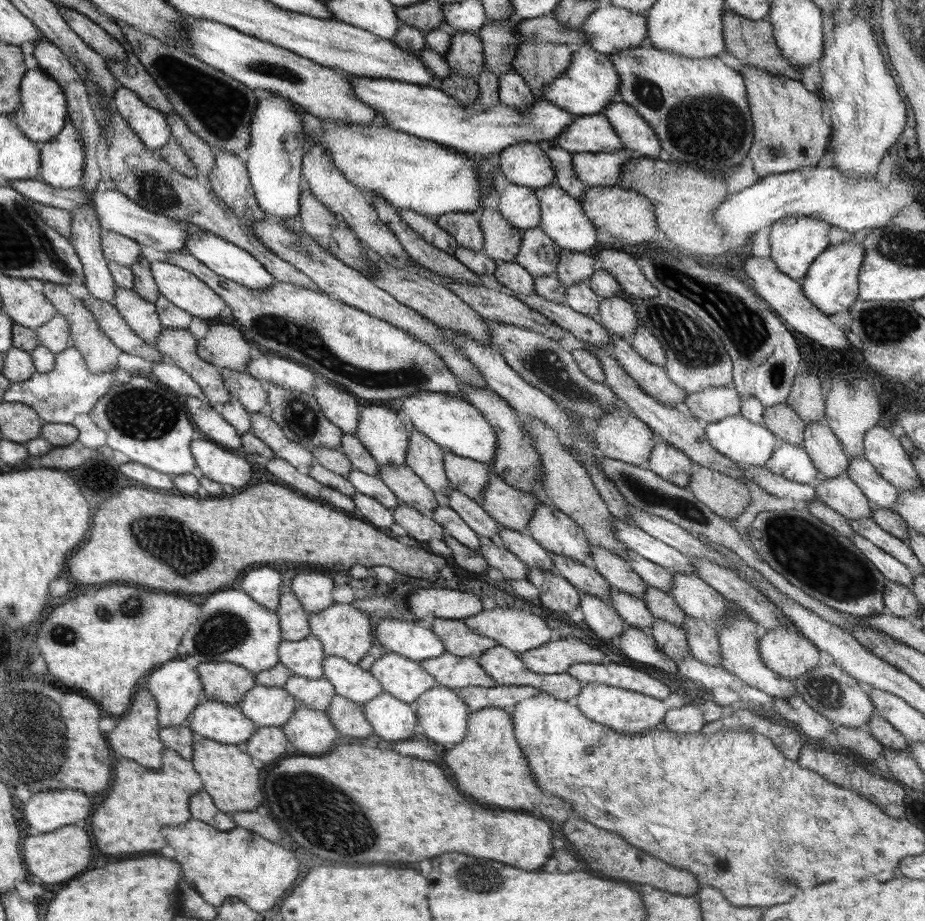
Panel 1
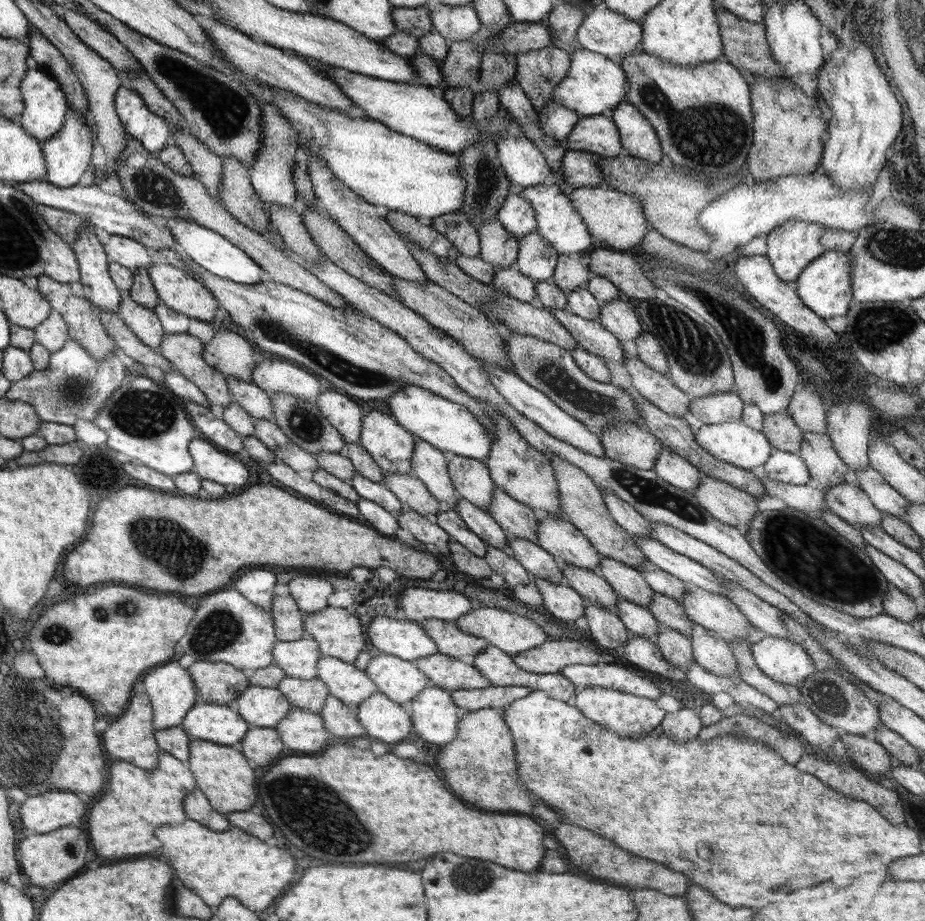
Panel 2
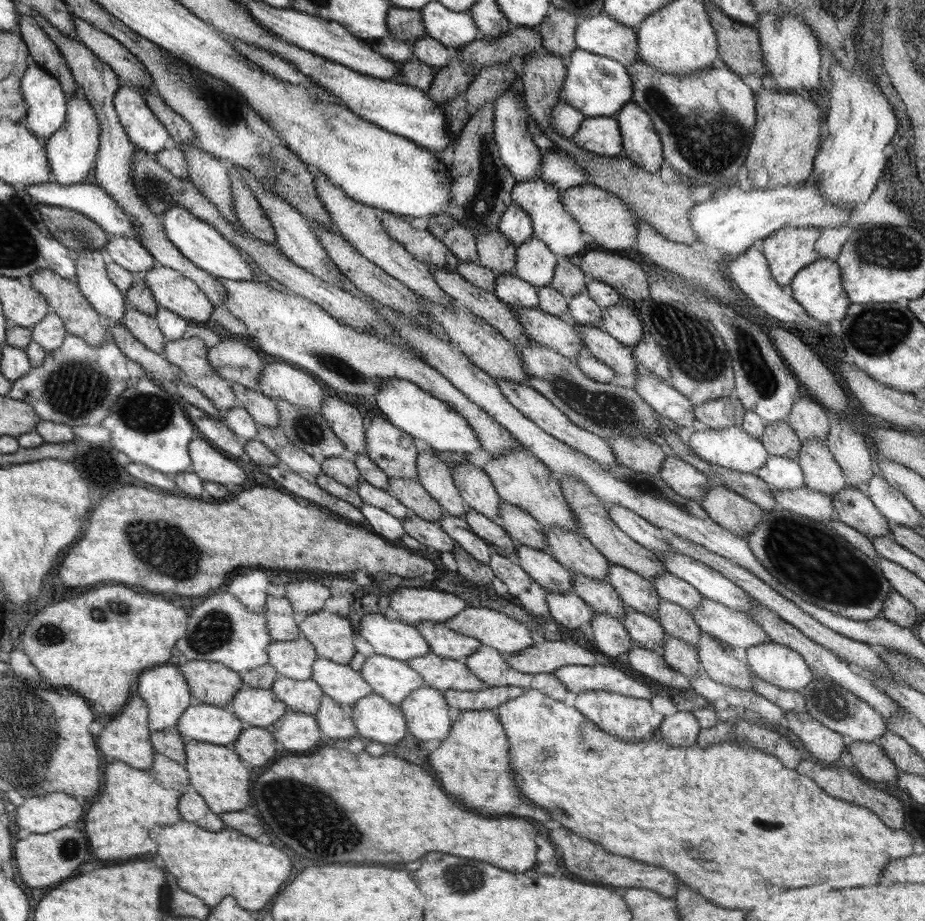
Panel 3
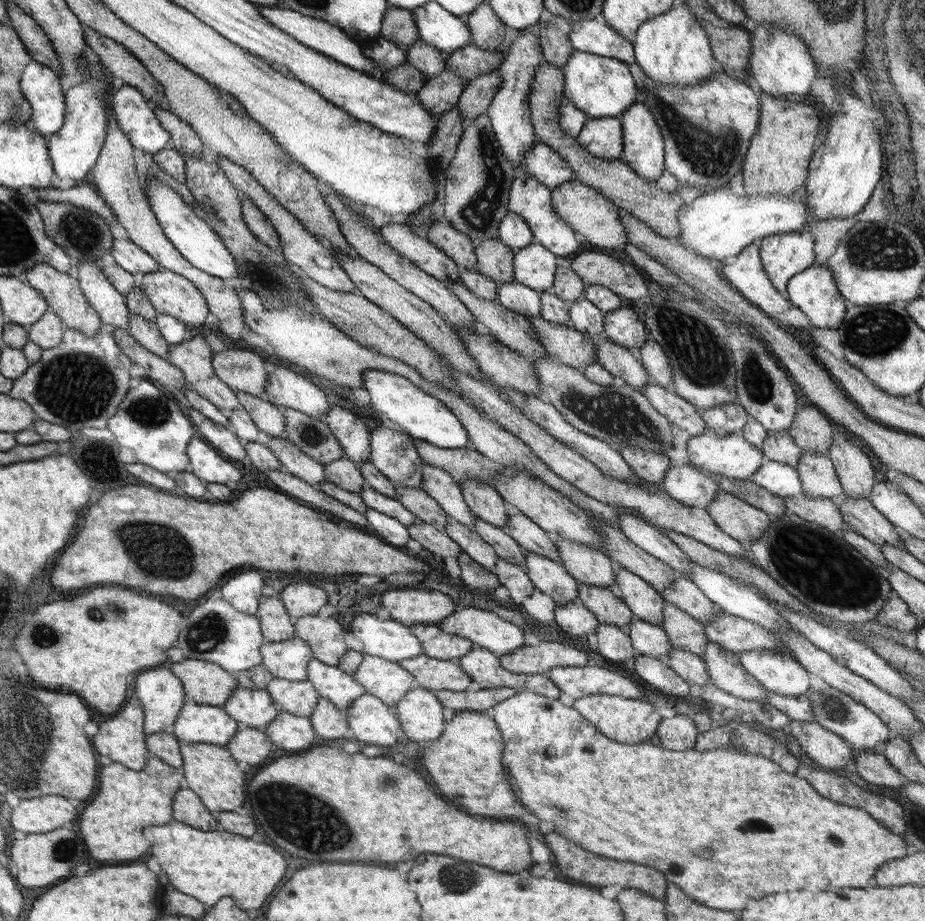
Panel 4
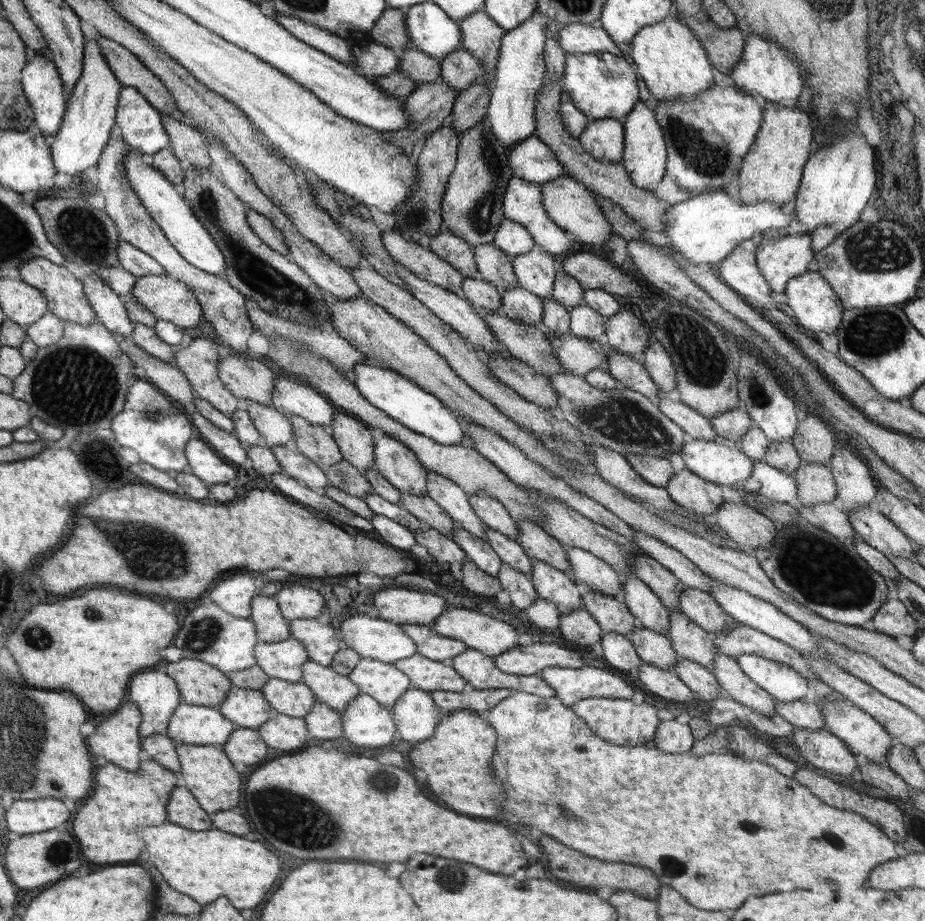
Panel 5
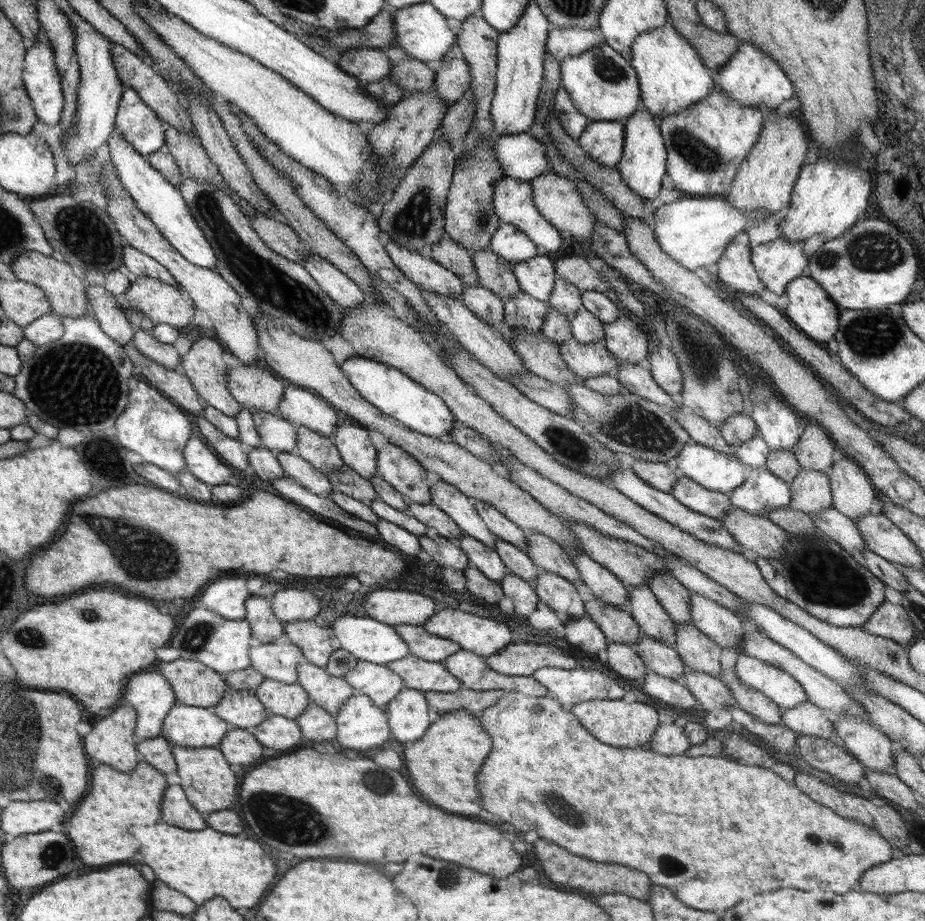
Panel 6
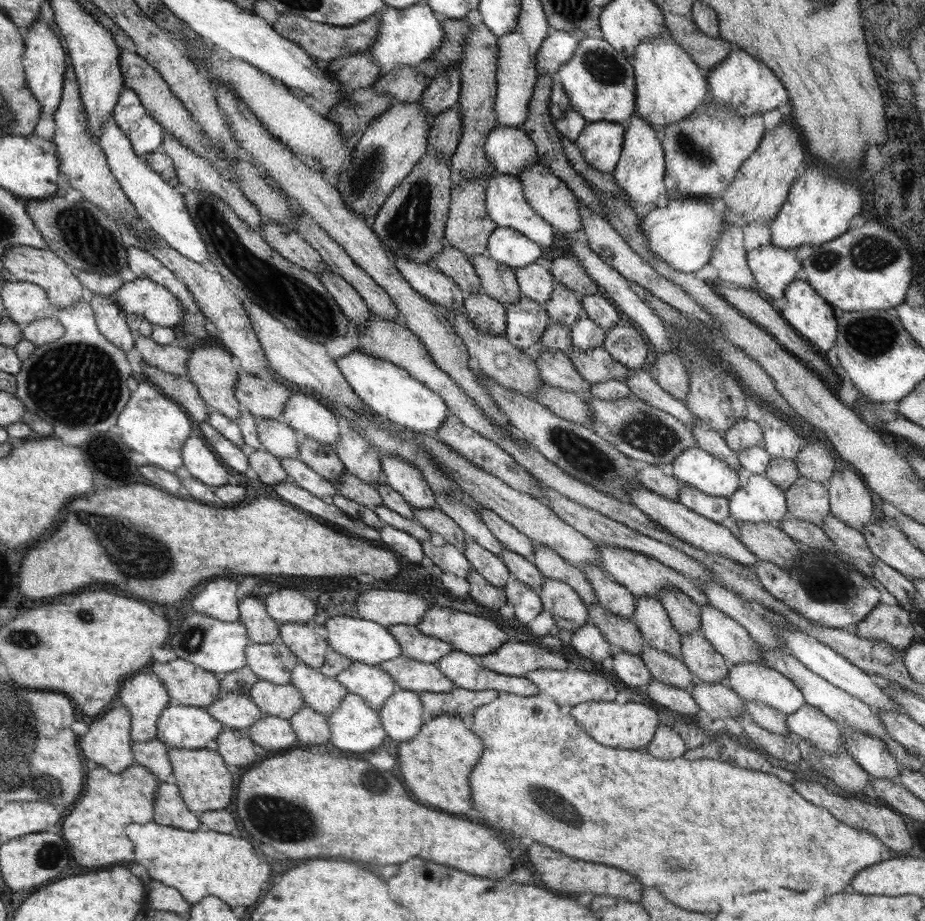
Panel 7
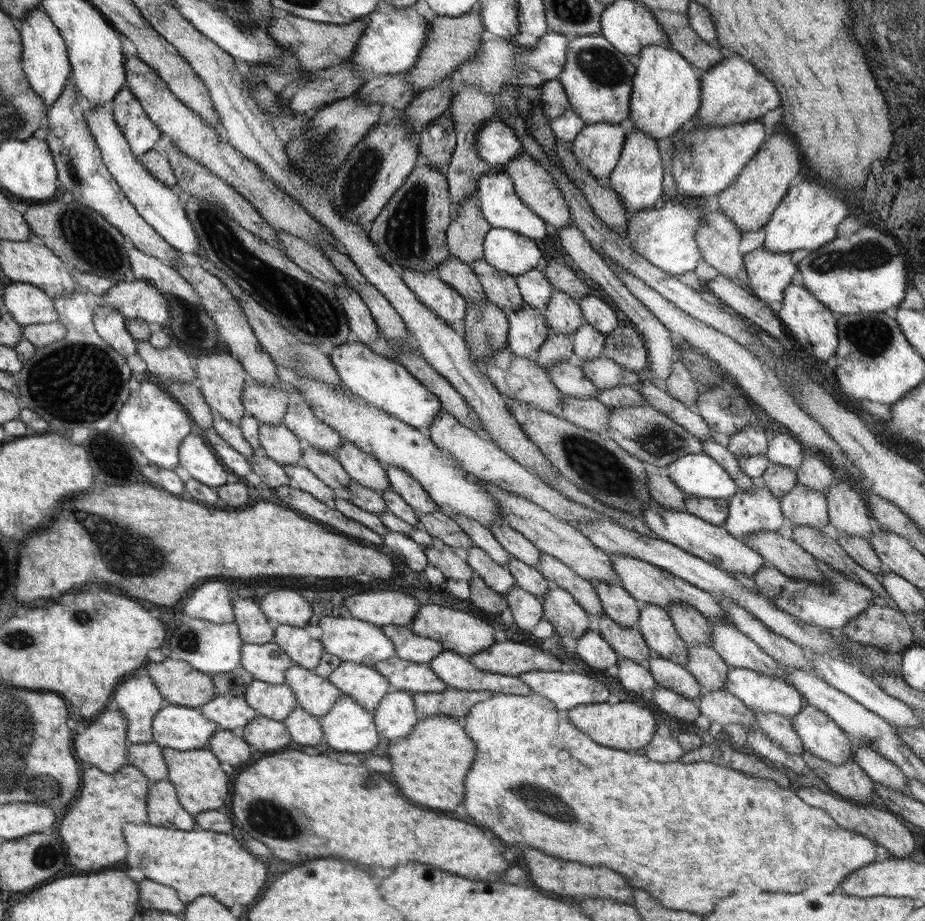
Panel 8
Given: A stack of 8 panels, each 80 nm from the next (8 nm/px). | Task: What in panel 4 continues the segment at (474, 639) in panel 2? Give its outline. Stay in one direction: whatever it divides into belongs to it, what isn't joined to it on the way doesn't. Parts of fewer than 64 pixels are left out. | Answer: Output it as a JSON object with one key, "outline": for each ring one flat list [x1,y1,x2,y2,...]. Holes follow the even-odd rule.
{"outline":[[413,624,410,626,412,634,423,643,423,654,440,660,458,660,467,655,475,644,467,638,460,638,443,631,438,624]]}

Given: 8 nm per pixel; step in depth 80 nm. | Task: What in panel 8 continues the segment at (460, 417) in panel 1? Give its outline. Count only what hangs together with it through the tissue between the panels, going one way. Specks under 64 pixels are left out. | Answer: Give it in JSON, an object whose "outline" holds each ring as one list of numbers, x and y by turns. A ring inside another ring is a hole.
{"outline":[[346,341,330,351,329,359,349,392,372,406,388,411,413,427,427,430,442,410,439,397,428,390,407,367,392,358,379,356,364,343]]}

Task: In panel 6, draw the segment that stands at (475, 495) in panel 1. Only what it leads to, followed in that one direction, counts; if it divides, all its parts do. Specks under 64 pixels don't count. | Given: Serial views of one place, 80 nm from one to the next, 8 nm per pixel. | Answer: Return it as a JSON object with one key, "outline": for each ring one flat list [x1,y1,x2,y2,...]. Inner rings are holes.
{"outline":[[472,500,474,508,486,524,486,527,494,533,497,538,512,543,512,546,527,553,528,538,526,532,522,531,512,520,506,518,499,510,487,502]]}

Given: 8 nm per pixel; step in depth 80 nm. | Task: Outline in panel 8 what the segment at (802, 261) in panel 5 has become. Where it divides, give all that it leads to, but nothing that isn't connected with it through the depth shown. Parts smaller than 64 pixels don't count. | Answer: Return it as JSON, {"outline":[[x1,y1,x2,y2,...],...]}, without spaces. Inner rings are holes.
{"outline":[[763,247,747,252,744,256,745,285,754,296,771,307,783,301,784,289,791,284,798,267,792,262,792,253,768,252]]}

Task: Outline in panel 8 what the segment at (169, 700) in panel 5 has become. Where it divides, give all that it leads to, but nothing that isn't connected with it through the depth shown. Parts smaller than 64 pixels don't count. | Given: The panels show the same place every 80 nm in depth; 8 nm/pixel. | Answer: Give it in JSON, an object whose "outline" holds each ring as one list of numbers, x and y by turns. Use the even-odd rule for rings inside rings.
{"outline":[[133,676,119,686,114,702,127,718,127,738,130,744,154,741,154,718,168,704,159,687,148,676]]}

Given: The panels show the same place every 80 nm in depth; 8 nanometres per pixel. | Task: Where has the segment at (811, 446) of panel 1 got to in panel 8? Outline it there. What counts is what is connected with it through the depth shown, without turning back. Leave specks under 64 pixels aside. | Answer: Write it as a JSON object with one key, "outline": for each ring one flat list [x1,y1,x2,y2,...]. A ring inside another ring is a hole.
{"outline":[[797,483,782,499,780,511,795,526,821,531,829,524,825,493,812,491]]}

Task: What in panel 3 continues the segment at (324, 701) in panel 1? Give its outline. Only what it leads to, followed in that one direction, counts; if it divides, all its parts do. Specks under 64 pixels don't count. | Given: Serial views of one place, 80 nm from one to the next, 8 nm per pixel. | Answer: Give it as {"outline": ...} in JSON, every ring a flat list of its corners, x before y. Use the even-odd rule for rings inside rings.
{"outline":[[280,676,271,684,270,689,286,705,287,712,299,711,302,714,315,715,324,697,322,687,314,678,298,681]]}

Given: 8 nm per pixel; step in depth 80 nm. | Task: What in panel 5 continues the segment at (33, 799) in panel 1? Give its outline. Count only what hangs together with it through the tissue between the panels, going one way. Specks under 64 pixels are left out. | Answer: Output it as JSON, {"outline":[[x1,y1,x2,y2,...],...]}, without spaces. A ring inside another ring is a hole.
{"outline":[[39,798,38,800,14,801,6,811,6,826,21,836,46,830,60,830,68,824,72,812,62,800]]}

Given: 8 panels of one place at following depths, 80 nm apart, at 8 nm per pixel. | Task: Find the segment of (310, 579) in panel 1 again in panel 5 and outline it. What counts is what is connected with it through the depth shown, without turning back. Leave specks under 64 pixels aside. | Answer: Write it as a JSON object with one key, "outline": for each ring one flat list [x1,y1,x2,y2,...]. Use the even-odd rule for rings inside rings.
{"outline":[[288,586,273,596,278,600,280,611,289,621,316,618,324,608,324,598,306,586]]}

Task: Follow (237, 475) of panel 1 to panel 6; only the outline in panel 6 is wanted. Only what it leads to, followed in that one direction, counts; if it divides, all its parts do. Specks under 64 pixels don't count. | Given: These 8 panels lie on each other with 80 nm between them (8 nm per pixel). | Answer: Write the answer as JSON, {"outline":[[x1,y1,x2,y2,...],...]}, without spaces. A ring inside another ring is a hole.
{"outline":[[201,437,192,438,183,450,189,474,210,486,229,484,232,470,220,460,214,449]]}

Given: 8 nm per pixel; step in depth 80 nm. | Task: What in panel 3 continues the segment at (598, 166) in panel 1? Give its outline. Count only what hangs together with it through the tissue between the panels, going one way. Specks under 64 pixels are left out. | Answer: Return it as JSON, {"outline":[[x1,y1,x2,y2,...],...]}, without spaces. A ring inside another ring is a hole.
{"outline":[[564,151,542,153,542,180,558,187,560,192,567,188,589,184,585,170]]}

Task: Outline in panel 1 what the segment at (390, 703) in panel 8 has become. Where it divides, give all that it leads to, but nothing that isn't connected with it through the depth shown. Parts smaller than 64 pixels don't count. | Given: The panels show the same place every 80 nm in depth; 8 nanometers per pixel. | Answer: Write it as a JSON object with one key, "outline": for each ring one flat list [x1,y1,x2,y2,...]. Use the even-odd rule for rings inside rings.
{"outline":[[434,687,414,702,419,724,430,742,444,744,444,749,458,745,467,737,470,706,456,689]]}

